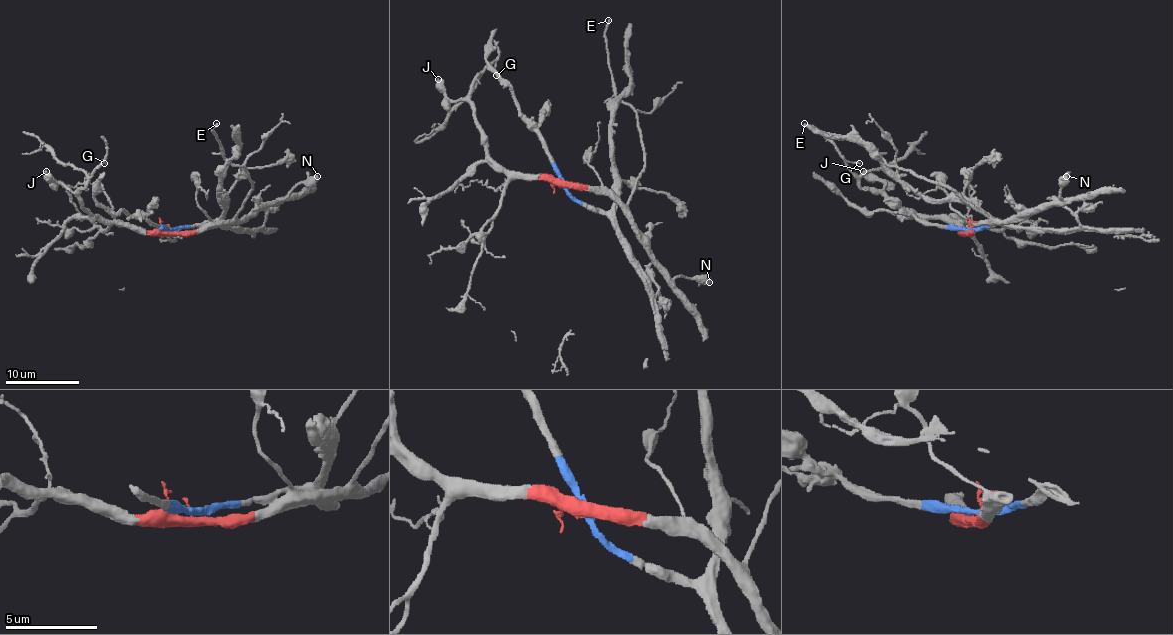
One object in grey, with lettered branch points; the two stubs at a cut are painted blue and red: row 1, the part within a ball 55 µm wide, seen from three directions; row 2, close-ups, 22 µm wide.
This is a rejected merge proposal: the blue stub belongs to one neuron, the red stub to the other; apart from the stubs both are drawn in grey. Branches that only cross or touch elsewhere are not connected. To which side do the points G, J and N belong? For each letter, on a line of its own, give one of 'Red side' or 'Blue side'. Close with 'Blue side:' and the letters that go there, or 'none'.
G: Red side
J: Red side
N: Red side
Blue side: none

